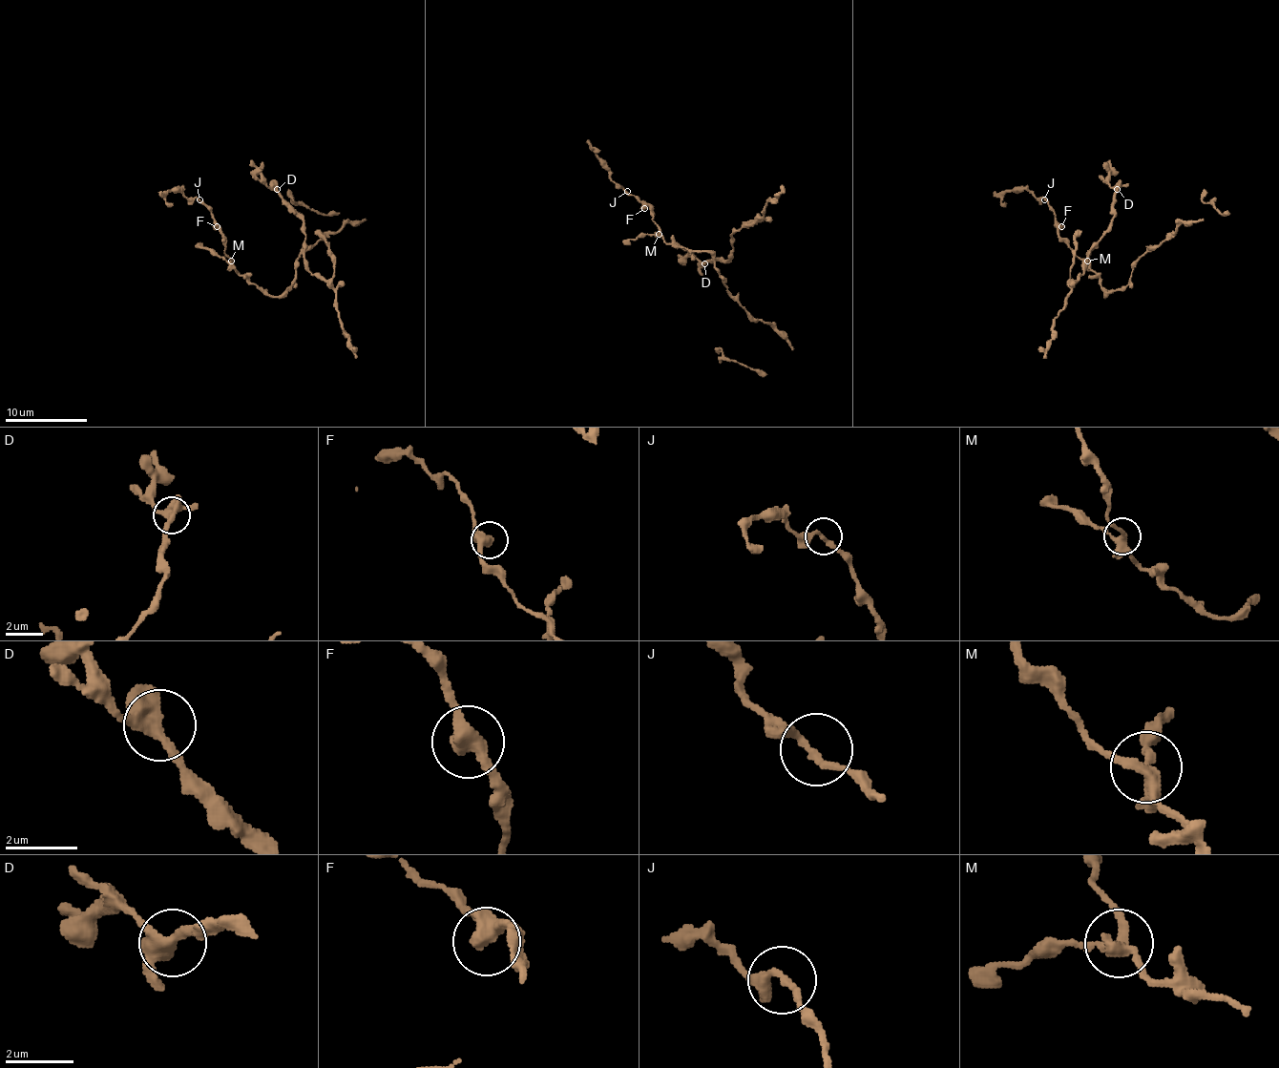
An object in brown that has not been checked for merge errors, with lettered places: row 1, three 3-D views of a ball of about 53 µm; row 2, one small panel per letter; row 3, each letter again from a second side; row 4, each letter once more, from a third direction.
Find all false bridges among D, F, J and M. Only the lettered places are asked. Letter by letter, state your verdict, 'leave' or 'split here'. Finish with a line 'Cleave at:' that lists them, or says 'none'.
D: leave
F: leave
J: leave
M: leave
Cleave at: none

